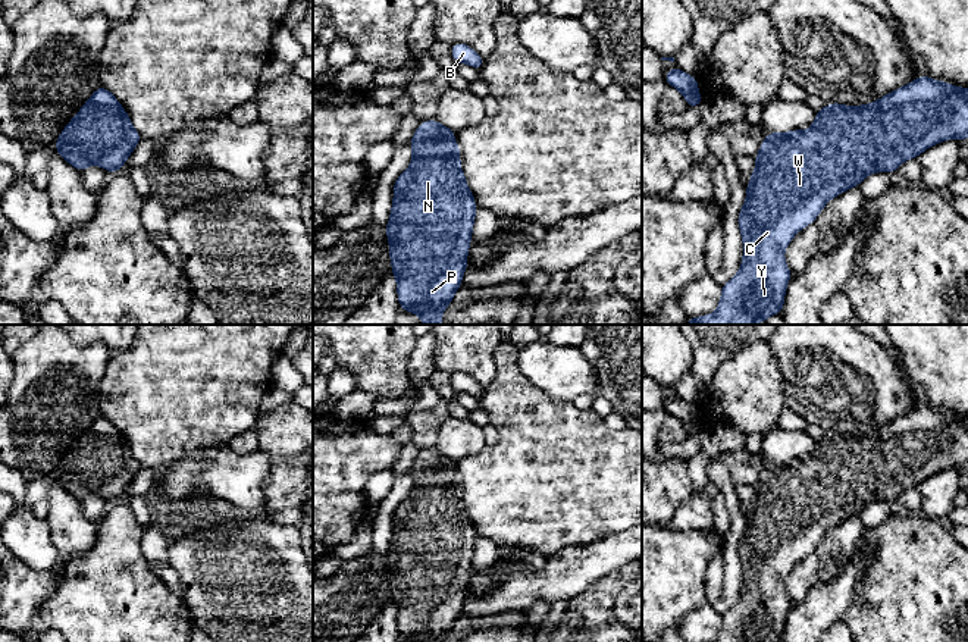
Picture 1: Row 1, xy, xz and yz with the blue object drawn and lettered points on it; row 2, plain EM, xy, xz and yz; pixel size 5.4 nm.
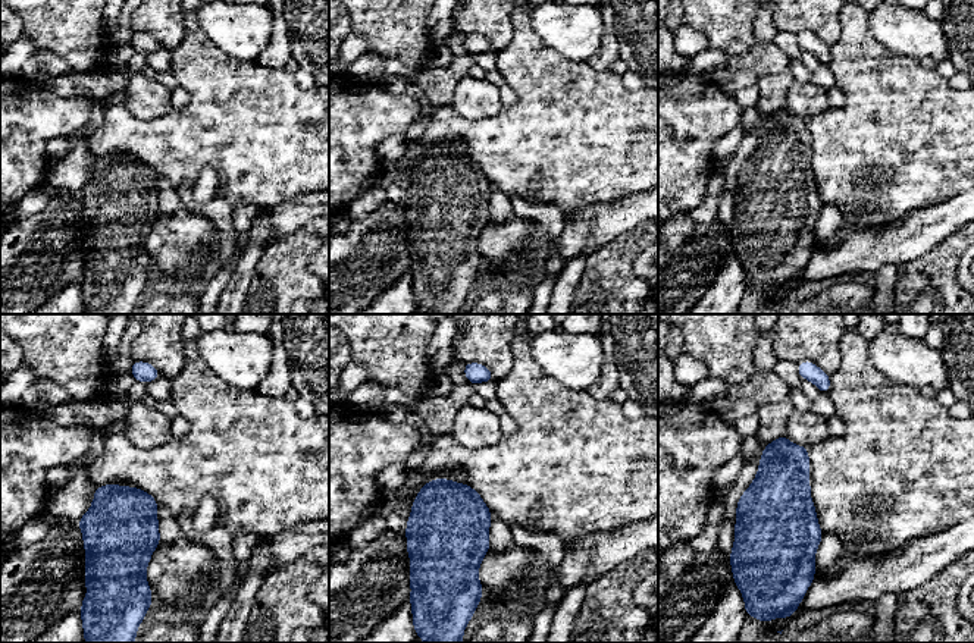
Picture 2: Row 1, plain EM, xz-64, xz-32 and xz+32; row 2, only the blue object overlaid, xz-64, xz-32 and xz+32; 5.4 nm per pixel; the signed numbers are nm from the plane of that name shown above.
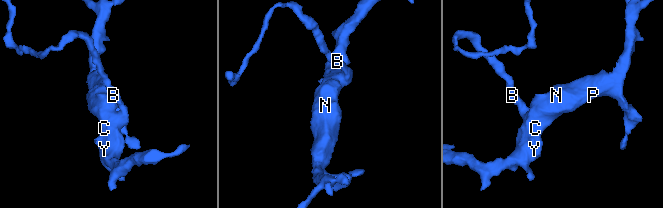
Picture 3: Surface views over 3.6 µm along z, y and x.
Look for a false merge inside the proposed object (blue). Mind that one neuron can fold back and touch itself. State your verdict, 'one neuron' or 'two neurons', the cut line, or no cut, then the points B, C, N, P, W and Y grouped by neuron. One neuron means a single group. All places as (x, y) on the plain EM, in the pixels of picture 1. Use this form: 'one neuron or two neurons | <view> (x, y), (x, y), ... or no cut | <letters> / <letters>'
one neuron | no cut | B C N P W Y

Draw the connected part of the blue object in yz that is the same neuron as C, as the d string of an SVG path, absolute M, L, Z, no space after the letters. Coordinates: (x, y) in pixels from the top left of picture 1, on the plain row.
M927 404L871 433L826 433L806 460L768 461L737 547L743 569L740 599L721 616L714 642L781 642L792 605L784 579L793 566L817 548L828 529L858 516L870 502L897 501L905 489L949 467L968 467L968 417Z

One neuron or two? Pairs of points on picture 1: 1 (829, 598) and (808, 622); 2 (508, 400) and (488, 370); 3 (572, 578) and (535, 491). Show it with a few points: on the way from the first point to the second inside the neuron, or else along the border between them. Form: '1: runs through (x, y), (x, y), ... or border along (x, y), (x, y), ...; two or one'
1: runs through (824, 604), (813, 616); one
2: border along (498, 345), (494, 353), (495, 376), (484, 388); two
3: border along (594, 541), (567, 545), (557, 556), (548, 558); two

